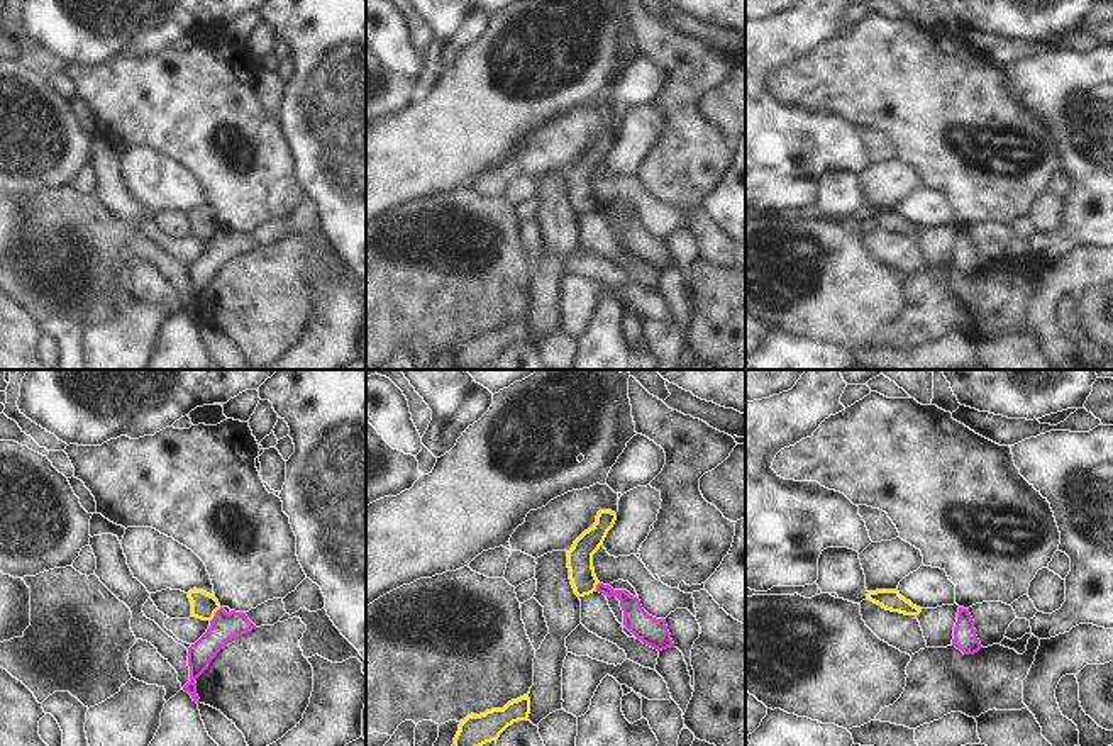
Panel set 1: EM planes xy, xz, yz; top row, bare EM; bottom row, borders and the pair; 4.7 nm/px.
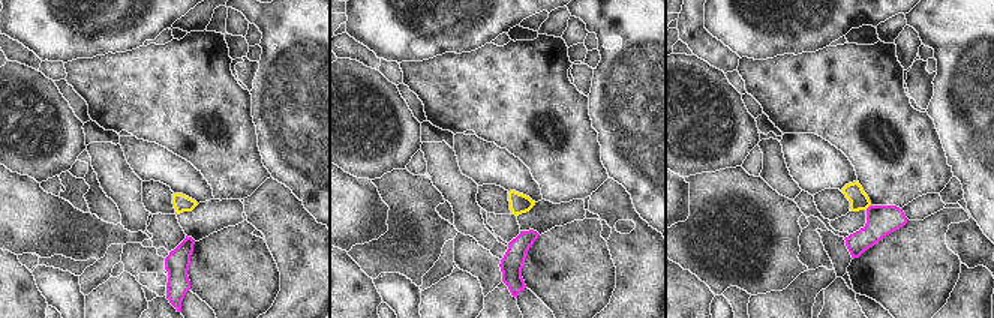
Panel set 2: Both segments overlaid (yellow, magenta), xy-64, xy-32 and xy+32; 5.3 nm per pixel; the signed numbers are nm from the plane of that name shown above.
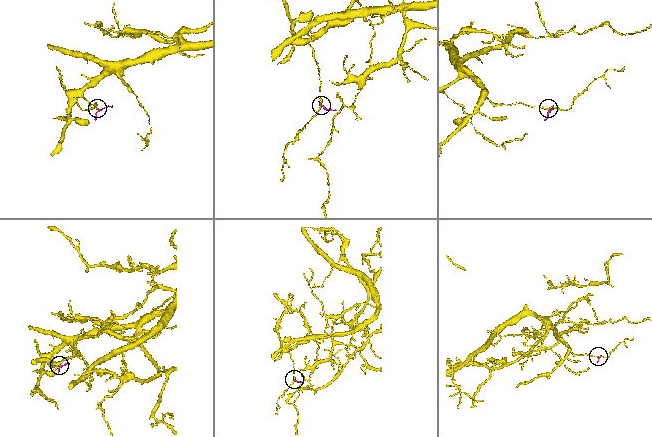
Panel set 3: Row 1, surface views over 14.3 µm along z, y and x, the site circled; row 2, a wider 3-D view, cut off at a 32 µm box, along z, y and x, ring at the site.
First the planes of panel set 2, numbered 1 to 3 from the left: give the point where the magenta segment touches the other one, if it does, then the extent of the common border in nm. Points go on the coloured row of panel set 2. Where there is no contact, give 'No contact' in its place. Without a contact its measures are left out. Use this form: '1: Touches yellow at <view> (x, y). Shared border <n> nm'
1: No contact
2: No contact
3: Touches yellow at xy+32 (867, 207). Shared border 40 nm.

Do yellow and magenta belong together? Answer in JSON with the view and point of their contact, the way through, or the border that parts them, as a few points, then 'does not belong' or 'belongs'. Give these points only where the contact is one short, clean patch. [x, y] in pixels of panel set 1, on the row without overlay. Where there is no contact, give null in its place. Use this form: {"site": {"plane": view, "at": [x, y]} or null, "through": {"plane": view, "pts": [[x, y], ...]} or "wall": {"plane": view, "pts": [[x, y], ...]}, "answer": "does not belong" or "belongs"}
{"site": {"plane": "xy", "at": [214, 234]}, "wall": {"plane": "xy", "pts": [[221, 228], [210, 241]]}, "answer": "does not belong"}

